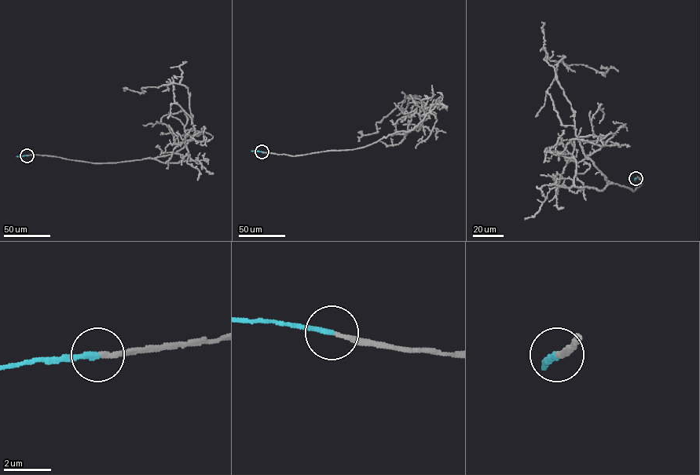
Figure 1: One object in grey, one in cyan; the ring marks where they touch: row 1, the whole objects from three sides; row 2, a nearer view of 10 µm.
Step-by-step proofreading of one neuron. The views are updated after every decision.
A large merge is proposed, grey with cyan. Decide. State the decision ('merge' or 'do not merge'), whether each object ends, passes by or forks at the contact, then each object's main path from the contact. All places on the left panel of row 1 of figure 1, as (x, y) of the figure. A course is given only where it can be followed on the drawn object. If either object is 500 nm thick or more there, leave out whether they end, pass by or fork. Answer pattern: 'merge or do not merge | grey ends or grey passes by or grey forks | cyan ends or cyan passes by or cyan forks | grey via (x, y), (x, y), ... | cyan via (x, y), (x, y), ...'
merge | grey ends | cyan ends | grey via (27, 155), (116, 162), (165, 156), (188, 141), (195, 132), (185, 85), (123, 90) | cyan via (27, 155), (16, 156)

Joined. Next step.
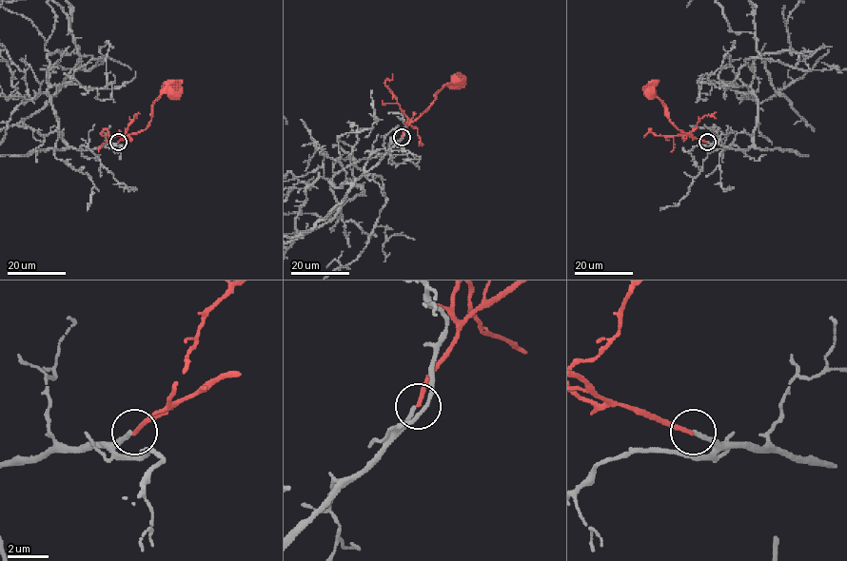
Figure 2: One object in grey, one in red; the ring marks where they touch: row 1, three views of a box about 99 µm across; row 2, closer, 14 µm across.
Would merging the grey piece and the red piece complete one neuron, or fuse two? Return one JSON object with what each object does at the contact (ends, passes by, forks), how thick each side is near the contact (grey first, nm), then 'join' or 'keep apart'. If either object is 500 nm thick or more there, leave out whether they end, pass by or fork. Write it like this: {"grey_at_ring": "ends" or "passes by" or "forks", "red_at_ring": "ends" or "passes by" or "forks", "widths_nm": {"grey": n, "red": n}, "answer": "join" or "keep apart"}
{"grey_at_ring": "ends", "red_at_ring": "ends", "widths_nm": {"grey": 200, "red": 200}, "answer": "keep apart"}

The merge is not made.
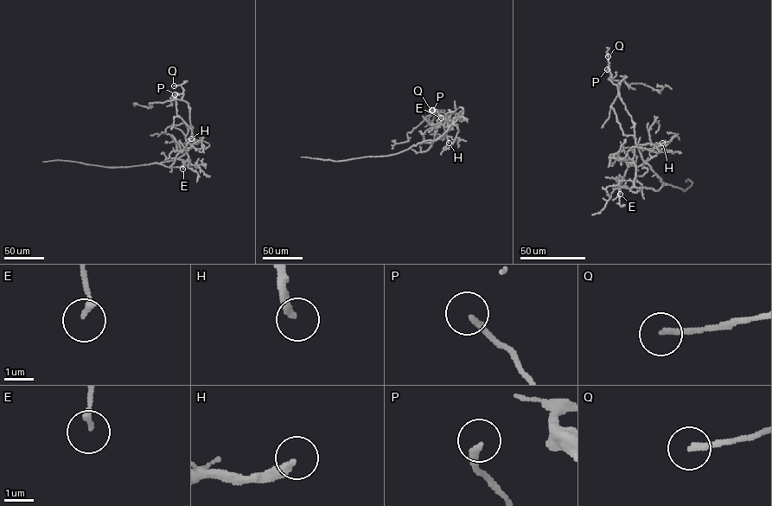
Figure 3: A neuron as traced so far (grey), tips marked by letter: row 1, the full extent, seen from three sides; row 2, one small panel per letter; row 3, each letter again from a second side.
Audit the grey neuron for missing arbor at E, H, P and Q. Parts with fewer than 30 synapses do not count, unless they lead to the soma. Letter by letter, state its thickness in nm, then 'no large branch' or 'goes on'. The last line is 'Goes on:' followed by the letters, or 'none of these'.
E: 170 nm thick; no large branch
H: 260 nm thick; goes on
P: 200 nm thick; no large branch
Q: 190 nm thick; no large branch
Goes on: H

